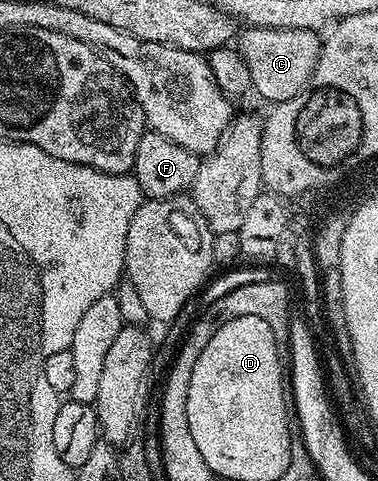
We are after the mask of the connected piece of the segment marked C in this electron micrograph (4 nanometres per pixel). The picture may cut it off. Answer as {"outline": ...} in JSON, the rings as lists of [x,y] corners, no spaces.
{"outline":[[[246,27],[237,34],[236,48],[244,63],[248,65],[248,75],[252,75],[252,90],[259,93],[269,103],[287,101],[298,94],[312,79],[316,63],[320,59],[322,37],[317,29],[255,29]]]}

